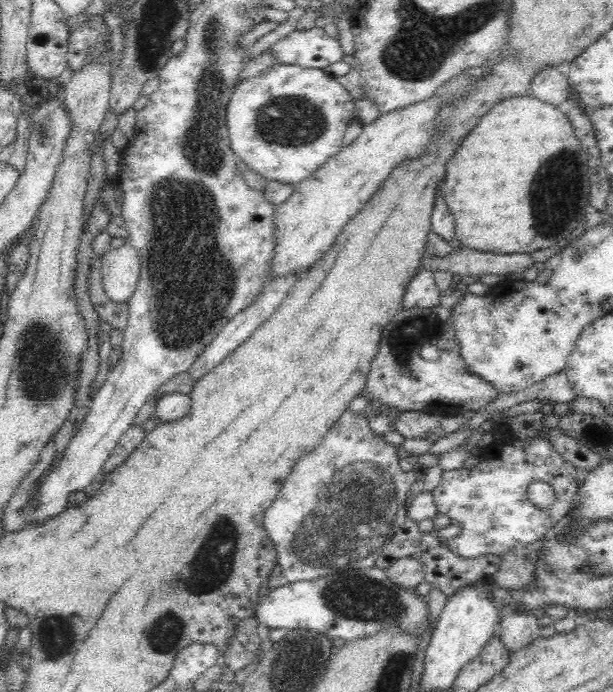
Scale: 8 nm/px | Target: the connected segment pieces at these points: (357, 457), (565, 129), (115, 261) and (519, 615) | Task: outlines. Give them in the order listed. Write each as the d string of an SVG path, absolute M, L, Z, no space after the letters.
M347 409L320 444L292 466L276 500L266 510L264 528L274 543L280 574L270 577L265 589L298 580L314 580L343 569L375 566L381 548L408 519L404 504L408 500L410 486L419 476L414 470L404 472L399 466L396 446L372 432L362 414L357 415Z
M530 94L502 100L488 114L480 118L480 122L476 124L476 128L472 128L472 132L464 138L464 142L456 150L454 160L448 162L446 180L442 184L445 203L448 205L450 212L454 214L455 236L463 246L482 252L493 252L494 254L514 254L521 252L530 254L535 251L544 250L544 248L548 248L549 246L554 246L563 238L569 239L576 235L581 231L581 227L585 223L584 216L588 212L593 211L589 199L590 188L591 182L586 154L581 150L580 141L574 134L574 129L569 118L566 118L566 115L560 112L558 106L538 100Z
M127 242L102 257L103 287L108 298L117 303L127 302L140 278L138 251Z
M512 612L512 614L501 615L499 622L502 631L499 639L503 642L507 652L516 652L524 646L528 646L532 640L540 637L539 615L526 612Z

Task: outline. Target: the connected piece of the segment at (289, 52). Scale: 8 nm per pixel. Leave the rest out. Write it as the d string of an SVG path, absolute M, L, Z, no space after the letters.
M323 28L292 31L269 48L276 63L302 68L326 68L345 56L339 40L329 36Z

